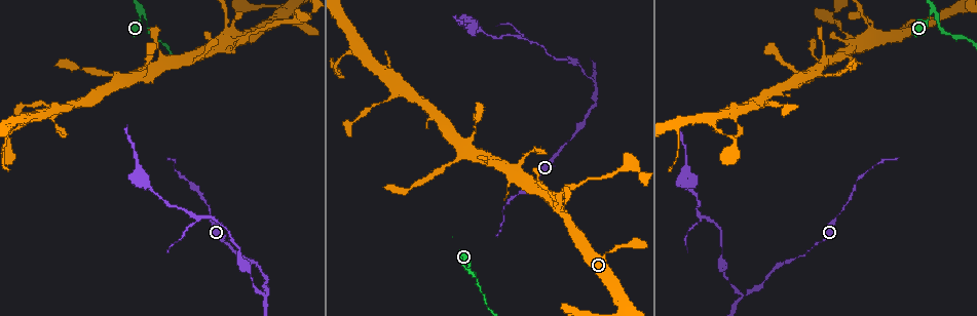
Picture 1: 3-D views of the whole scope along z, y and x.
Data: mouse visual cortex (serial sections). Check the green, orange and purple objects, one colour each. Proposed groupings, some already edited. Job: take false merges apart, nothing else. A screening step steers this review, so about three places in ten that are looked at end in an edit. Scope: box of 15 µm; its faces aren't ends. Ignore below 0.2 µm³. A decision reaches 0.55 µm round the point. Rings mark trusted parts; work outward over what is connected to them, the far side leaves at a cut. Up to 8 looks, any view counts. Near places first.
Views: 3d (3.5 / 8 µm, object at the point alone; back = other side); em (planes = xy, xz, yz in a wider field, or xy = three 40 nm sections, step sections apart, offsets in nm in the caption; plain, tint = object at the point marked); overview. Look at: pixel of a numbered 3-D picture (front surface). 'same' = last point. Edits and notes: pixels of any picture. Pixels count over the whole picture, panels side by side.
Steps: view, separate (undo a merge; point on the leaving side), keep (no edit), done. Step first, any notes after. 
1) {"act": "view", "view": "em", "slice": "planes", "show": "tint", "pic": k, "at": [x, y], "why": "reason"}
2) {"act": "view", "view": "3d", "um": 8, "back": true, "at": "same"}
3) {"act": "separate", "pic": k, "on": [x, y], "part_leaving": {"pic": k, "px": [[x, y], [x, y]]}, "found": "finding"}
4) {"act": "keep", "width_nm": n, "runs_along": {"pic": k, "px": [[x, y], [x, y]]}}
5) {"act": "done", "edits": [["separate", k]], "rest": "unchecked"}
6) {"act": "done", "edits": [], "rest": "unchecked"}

{"act": "view", "view": "3d", "um": 8, "pic": 1, "at": [141, 12], "why": "sharp bend"}

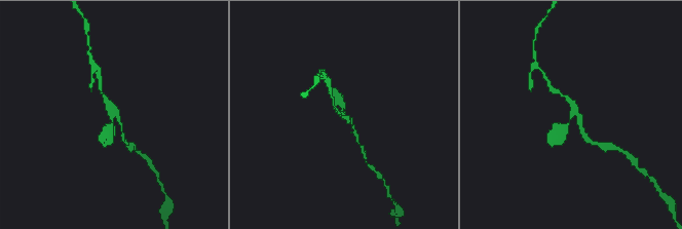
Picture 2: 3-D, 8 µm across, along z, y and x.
{"act": "view", "view": "em", "slice": "xy", "step": 2, "show": "tint", "pic": 2, "at": [573, 113]}

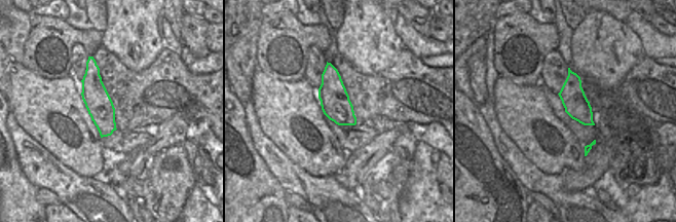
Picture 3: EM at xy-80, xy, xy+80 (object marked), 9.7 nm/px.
{"act": "keep", "width_nm": 280, "runs_along": {"pic": 2, "px": [[337, 98], [341, 112], [353, 127]]}, "found": "all the same cell"}

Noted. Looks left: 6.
{"act": "view", "view": "3d", "um": 3.5, "pic": 1, "at": [472, 151], "why": "thin arm on a thick one"}

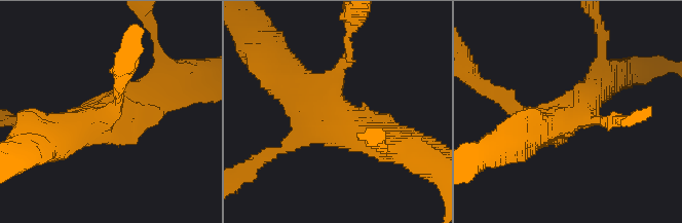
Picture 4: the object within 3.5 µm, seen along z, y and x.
{"act": "view", "view": "em", "slice": "xy", "step": 5, "show": "tint", "pic": 4, "at": [570, 111]}

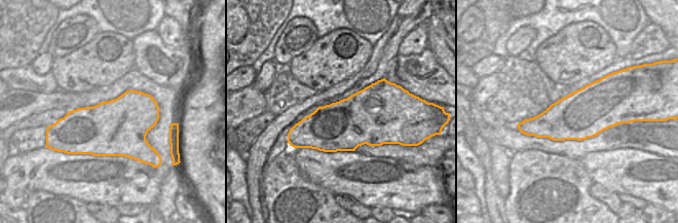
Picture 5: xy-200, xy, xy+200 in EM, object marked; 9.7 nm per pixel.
{"act": "view", "view": "em", "slice": "xy", "step": 1, "show": "tint", "at": "same"}

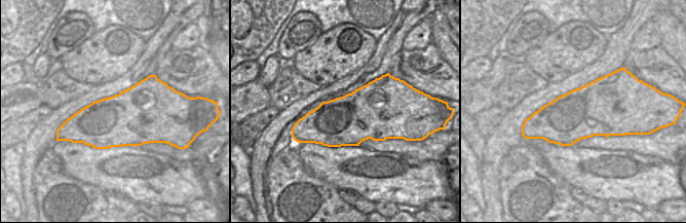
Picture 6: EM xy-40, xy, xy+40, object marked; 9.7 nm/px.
{"act": "keep", "runs_along": {"pic": 4, "px": [[395, 147], [361, 135], [291, 76]]}, "found": "all the same cell"}

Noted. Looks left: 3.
{"act": "view", "view": "3d", "um": 3.5, "pic": 1, "at": [266, 297], "why": "three arms meet"}

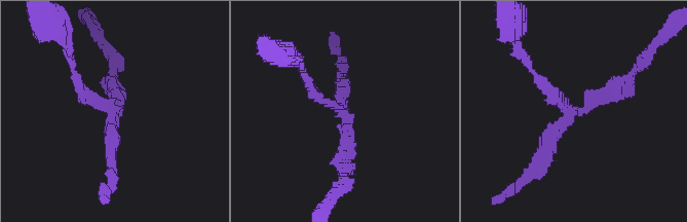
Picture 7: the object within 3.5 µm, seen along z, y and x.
{"act": "view", "view": "em", "slice": "xy", "step": 2, "show": "tint", "pic": 7, "at": [343, 110], "arms": 3, "arm_widths_nm": [200, 200, 200], "why": "need the tissue"}

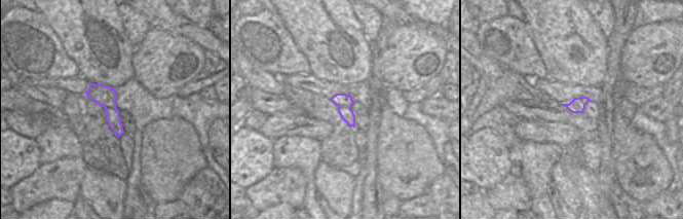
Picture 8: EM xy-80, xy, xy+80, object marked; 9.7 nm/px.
{"act": "view", "view": "em", "slice": "xy", "step": 3, "show": "tint", "at": "same", "why": "another direction"}

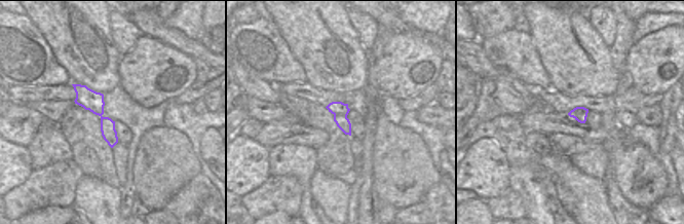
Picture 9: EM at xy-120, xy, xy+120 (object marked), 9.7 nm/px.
{"act": "separate", "pic": 7, "on": [554, 95], "part_leaving": {"pic": 7, "px": [[571, 111], [539, 80], [519, 45]]}, "found": "two cells meet here"}

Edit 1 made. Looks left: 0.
{"act": "done", "edits": [["separate", 7]], "rest": "unchecked"}

